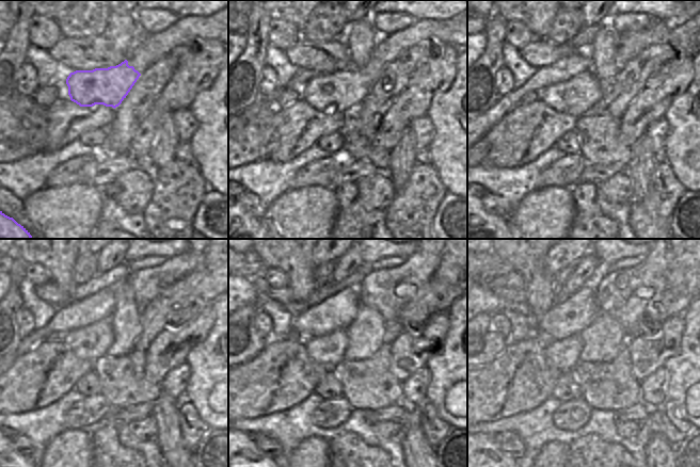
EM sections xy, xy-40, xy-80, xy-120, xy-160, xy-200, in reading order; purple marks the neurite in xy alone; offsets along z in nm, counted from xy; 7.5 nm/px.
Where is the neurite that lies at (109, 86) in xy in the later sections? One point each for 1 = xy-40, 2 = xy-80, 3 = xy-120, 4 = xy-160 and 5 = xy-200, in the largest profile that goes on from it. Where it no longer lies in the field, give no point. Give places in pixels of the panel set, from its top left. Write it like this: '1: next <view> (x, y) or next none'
1: next xy-40 (343, 91)
2: next xy-80 (576, 96)
3: next xy-120 (91, 342)
4: next xy-160 (328, 350)
5: next xy-200 (563, 354)

